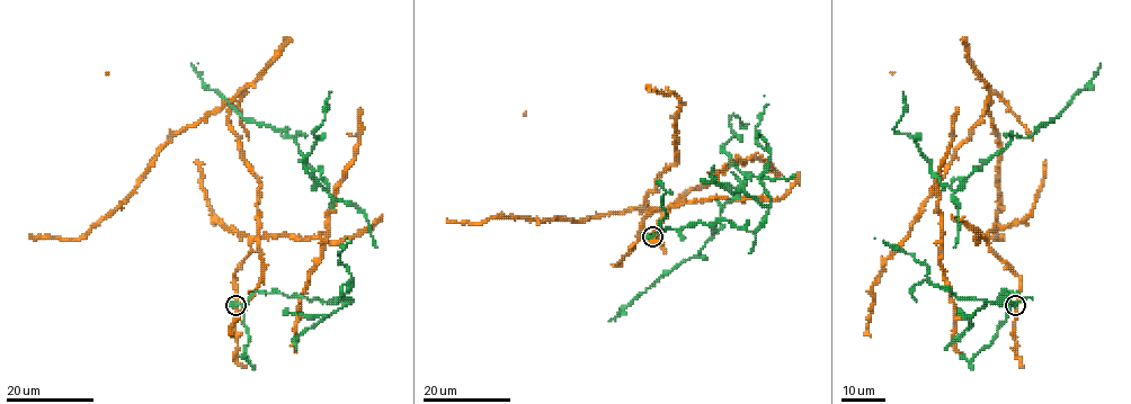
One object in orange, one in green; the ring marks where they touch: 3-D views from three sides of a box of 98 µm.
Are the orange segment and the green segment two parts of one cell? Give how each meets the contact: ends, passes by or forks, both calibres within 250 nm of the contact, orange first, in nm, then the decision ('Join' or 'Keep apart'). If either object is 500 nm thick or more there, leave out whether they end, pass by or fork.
Thickness 420 nm (orange) against 500 nm. Join

